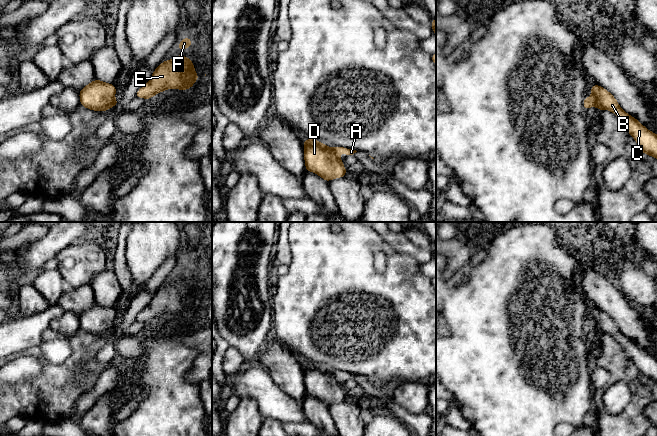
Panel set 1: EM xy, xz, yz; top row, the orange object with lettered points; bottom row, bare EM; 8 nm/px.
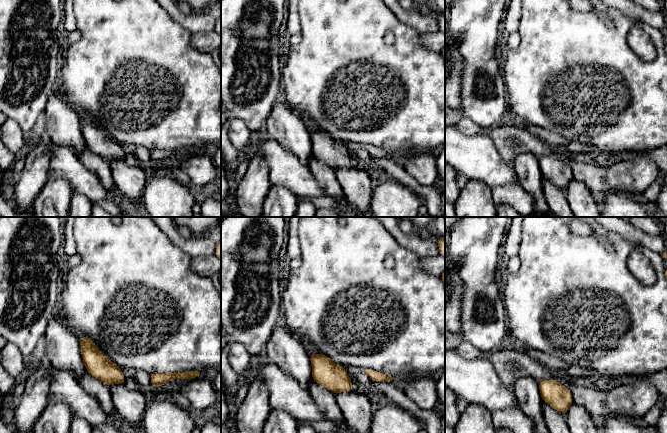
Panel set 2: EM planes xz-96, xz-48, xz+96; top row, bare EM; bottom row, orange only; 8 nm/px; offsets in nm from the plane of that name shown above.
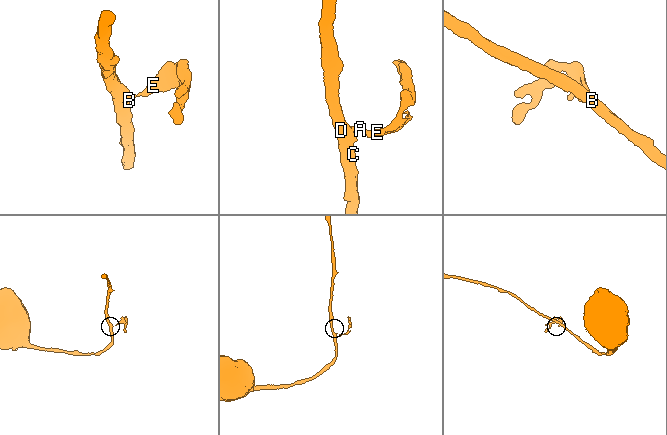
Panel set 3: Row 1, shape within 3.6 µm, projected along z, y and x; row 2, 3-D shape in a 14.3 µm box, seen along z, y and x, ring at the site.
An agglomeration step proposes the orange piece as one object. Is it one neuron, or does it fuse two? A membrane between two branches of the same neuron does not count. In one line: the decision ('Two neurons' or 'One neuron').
Two neurons

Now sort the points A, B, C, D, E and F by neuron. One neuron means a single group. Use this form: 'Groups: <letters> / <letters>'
Groups: A E F / B C D

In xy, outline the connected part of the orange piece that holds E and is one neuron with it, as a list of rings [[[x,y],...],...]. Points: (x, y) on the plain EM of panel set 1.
[[[177,279],[163,285],[154,294],[150,304],[136,316],[135,321],[149,324],[166,313],[185,315],[192,312],[199,301],[191,282]]]

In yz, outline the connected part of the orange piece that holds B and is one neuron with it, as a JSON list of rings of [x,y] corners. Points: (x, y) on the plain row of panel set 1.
[[[594,308],[590,317],[596,324],[598,335],[609,334],[614,337],[622,345],[628,357],[634,362],[642,377],[657,383],[656,357],[649,355],[635,341],[623,335],[615,321],[605,312]]]

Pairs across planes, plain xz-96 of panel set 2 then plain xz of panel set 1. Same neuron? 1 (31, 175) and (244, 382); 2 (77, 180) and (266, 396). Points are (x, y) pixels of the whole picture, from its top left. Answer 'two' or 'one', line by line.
1: two
2: one

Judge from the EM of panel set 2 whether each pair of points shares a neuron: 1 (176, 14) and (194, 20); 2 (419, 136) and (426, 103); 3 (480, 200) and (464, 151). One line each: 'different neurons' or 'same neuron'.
1: same neuron
2: same neuron
3: different neurons

